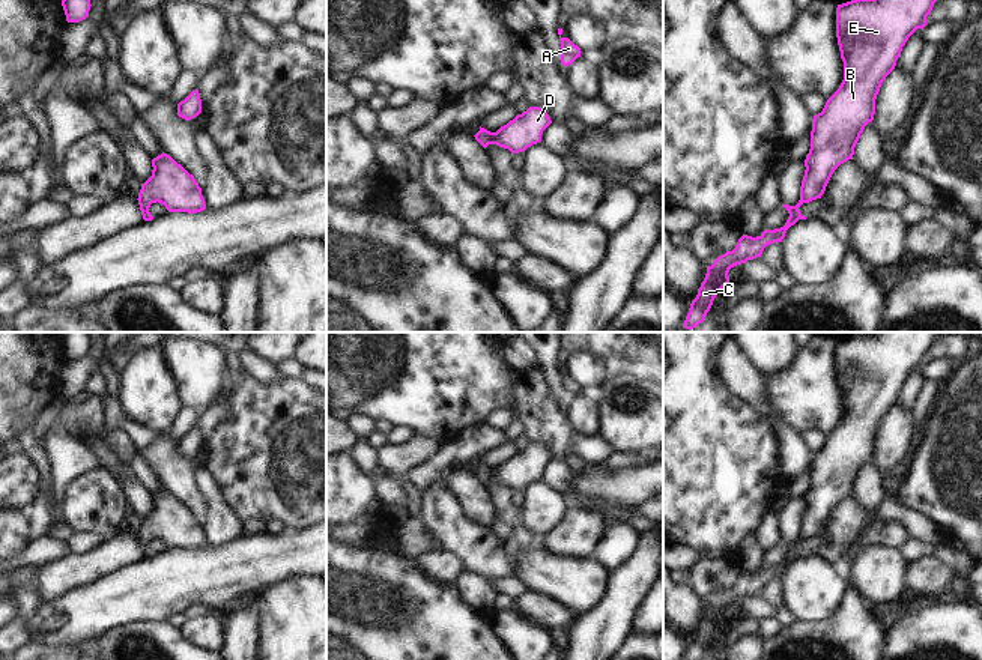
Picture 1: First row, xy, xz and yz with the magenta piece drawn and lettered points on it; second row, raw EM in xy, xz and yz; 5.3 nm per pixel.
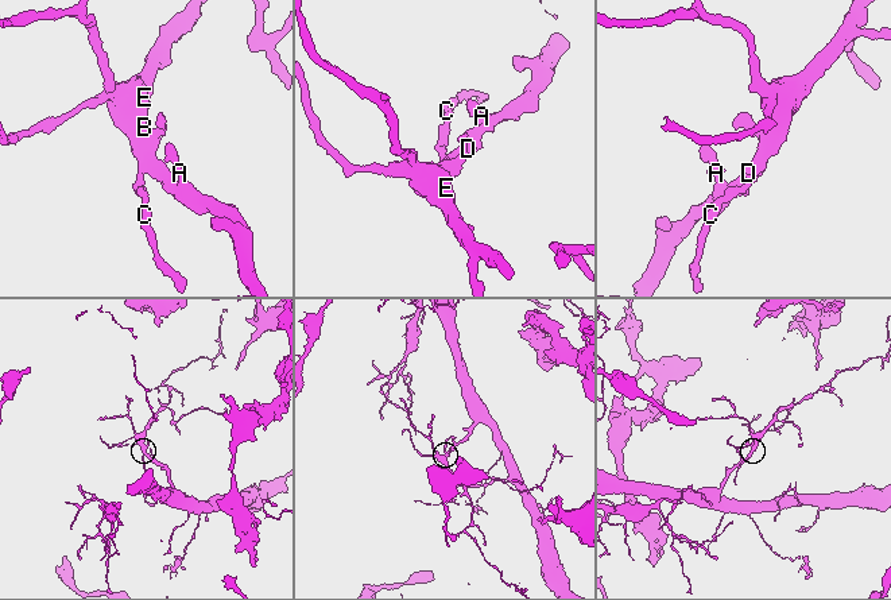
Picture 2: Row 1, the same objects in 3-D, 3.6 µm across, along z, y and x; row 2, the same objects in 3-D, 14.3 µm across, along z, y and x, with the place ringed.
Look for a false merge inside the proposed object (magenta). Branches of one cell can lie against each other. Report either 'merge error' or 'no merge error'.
no merge error

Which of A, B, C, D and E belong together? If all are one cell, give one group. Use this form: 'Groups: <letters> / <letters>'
Groups: A B C D E.

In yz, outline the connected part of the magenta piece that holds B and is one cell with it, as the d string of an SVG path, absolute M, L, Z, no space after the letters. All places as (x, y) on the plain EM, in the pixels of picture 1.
M877 332L875 335L856 335L836 344L836 374L844 398L844 416L839 425L827 436L821 450L814 453L811 468L811 486L805 496L805 513L800 523L800 537L796 543L782 541L790 553L783 564L764 567L759 573L743 571L732 588L719 592L707 610L696 634L692 637L684 660L702 660L716 631L729 619L731 604L761 594L764 585L782 579L787 567L799 556L806 556L799 544L803 540L821 535L833 508L848 496L853 496L854 484L865 463L874 457L875 436L881 419L895 406L902 383L908 374L926 362L937 332Z

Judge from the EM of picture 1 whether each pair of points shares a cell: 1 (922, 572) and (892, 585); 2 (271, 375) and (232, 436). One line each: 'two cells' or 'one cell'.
1: two cells
2: two cells

